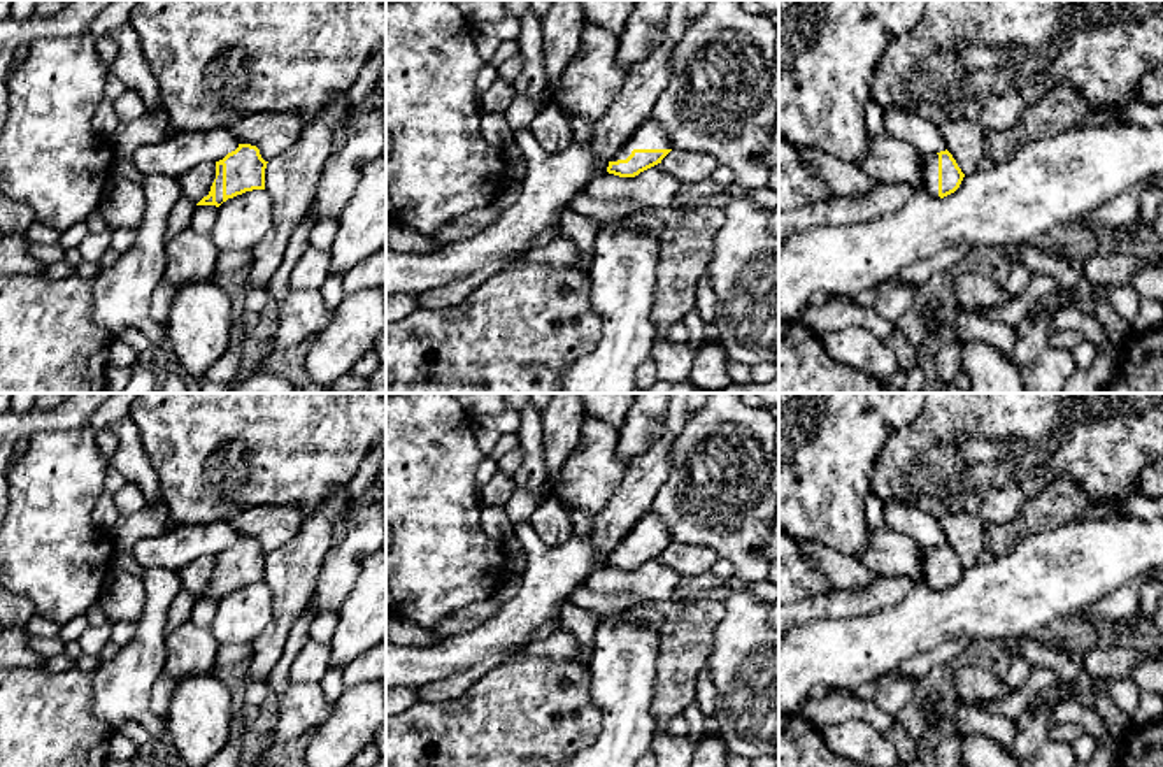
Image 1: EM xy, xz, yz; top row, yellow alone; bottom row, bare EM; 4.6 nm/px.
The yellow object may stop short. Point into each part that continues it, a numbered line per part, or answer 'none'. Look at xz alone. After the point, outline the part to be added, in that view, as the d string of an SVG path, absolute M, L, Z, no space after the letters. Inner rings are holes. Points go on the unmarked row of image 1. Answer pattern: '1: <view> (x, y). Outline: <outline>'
1: xz (651, 529). Outline: M651 509L610 555L626 553L633 542L672 542L672 535L661 516Z

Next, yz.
1: yz (930, 555). Outline: M923 548L923 581L928 588L938 590L938 548Z

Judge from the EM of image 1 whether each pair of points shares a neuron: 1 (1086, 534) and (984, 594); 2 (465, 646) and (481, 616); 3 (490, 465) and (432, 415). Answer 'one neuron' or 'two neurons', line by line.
1: one neuron
2: two neurons
3: two neurons

